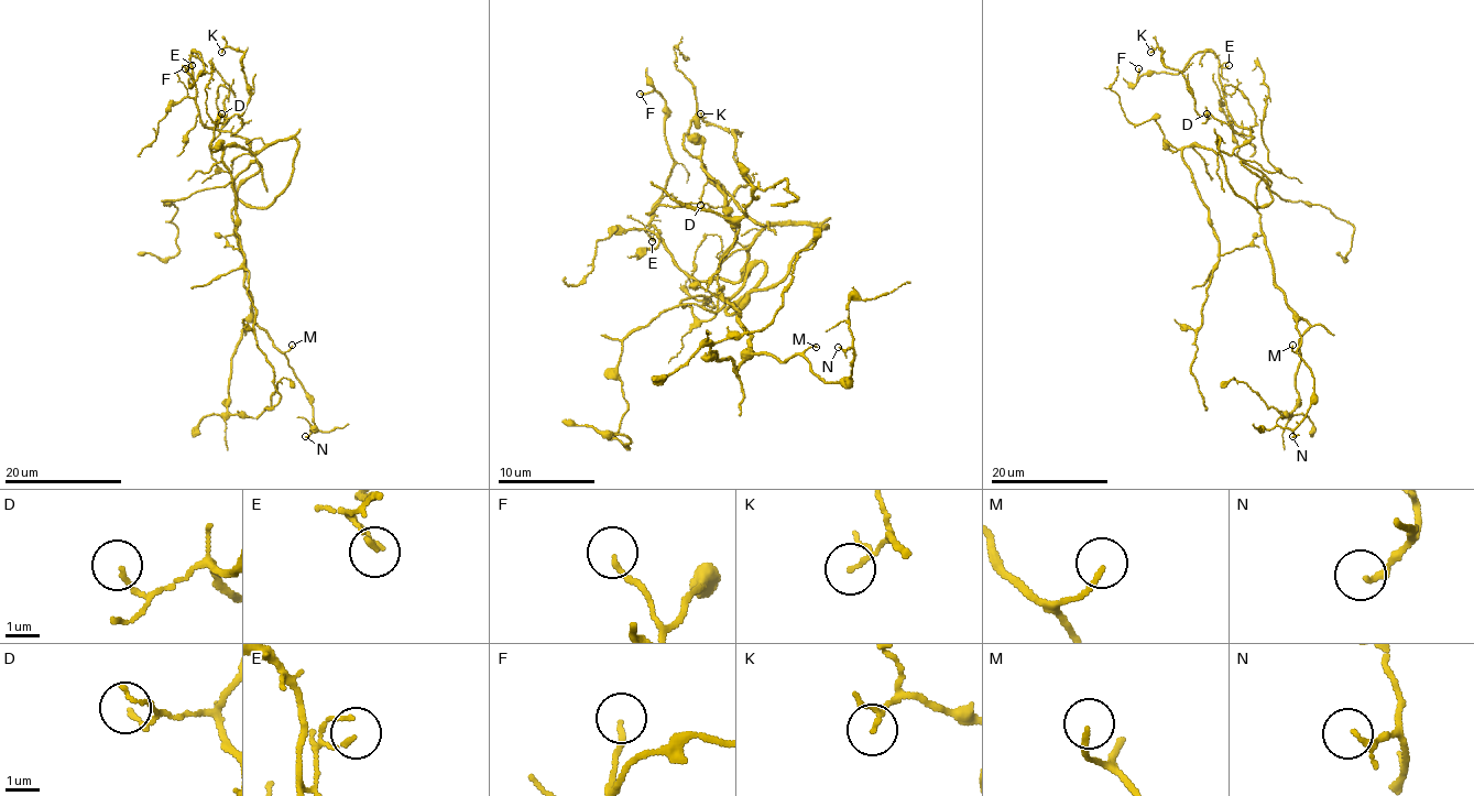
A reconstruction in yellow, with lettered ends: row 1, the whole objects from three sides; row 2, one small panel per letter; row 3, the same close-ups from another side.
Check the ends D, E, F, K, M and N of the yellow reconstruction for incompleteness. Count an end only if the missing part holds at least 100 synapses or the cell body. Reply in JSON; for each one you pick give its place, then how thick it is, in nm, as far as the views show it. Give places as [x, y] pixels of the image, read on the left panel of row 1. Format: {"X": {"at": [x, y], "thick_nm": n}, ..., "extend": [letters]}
{"extend": []}

